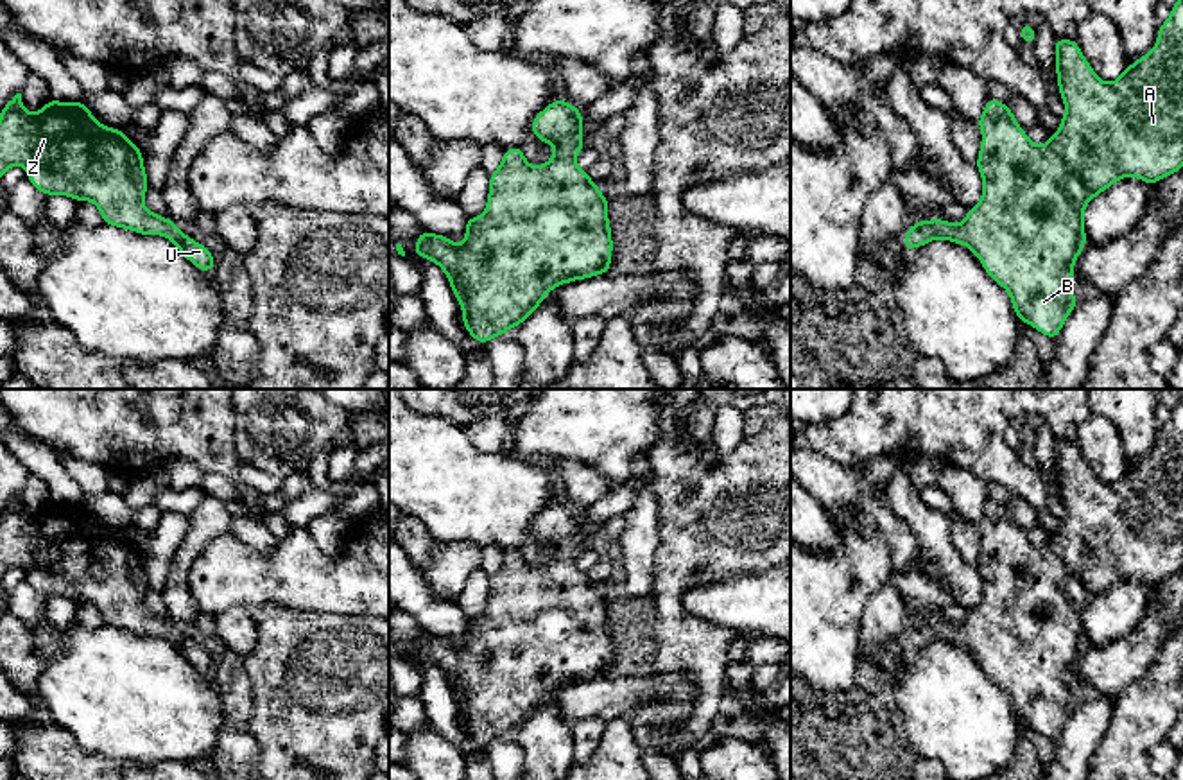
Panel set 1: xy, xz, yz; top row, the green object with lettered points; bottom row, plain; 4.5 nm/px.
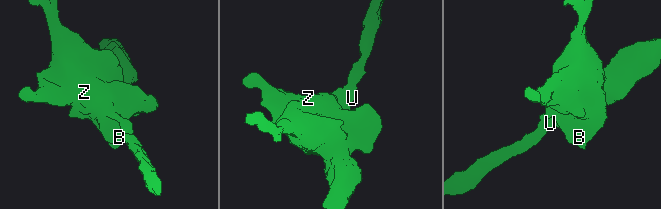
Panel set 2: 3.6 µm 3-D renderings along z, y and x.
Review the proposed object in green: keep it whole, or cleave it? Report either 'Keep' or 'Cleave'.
Keep

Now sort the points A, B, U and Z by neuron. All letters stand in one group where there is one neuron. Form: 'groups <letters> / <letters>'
groups A B U Z

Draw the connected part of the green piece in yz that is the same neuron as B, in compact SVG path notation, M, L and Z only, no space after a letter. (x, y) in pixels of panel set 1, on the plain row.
M1183 394L1170 409L1169 421L1160 425L1156 446L1113 484L1101 482L1075 441L1056 441L1054 452L1058 491L1065 504L1059 531L1040 549L1016 525L1009 506L988 500L977 522L982 534L977 559L982 577L980 602L968 610L963 626L945 620L920 622L912 624L903 640L905 653L937 640L970 649L988 678L1007 692L1016 719L1052 742L1077 708L1072 687L1074 665L1086 647L1084 608L1122 579L1144 581L1151 588L1183 570Z

